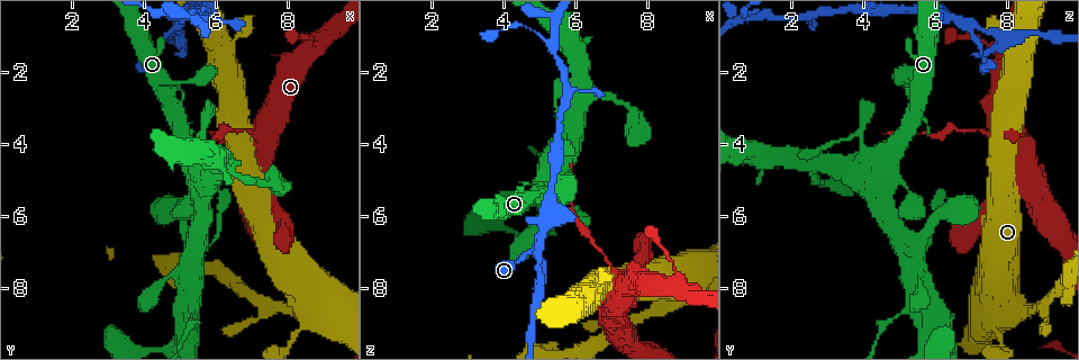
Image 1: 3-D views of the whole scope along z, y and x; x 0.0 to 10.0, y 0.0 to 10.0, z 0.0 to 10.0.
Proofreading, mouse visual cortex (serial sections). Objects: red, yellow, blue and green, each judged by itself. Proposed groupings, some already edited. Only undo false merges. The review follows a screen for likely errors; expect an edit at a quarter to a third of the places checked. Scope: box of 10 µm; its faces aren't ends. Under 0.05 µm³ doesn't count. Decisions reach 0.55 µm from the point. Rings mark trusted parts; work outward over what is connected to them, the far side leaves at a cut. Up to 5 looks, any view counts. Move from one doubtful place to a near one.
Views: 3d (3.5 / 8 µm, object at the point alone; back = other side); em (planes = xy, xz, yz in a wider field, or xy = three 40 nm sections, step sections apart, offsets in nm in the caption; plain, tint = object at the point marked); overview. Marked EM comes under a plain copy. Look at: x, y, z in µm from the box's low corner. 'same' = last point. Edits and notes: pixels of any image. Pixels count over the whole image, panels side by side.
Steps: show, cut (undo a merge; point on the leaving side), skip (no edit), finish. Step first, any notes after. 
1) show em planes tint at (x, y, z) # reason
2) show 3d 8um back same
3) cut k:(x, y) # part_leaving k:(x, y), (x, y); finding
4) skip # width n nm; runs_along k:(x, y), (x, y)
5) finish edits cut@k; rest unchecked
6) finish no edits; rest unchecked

show 3d 3.5um at (6.80, 3.65, 7.05) # a narrow waist

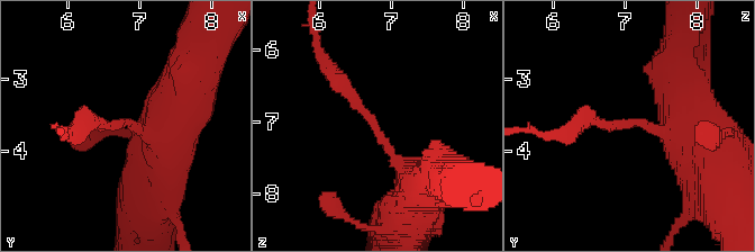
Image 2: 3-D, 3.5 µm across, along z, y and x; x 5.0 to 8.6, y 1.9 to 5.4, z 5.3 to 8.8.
show em xy step 1 tint at (6.80, 3.65, 7.10) # arm_widths 150, 500 nm

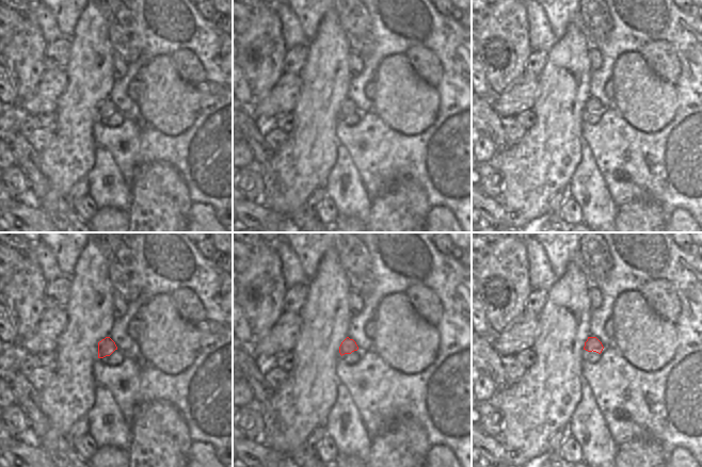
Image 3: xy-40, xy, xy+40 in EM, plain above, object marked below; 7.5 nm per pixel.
cut 2:(352, 92) # width 110 nm; part_leaving 2:(373, 126), (315, 43); two cells meet here

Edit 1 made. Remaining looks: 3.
show 3d 3.5um at (4.85, 0.80, 6.95) # two arms in line, one across

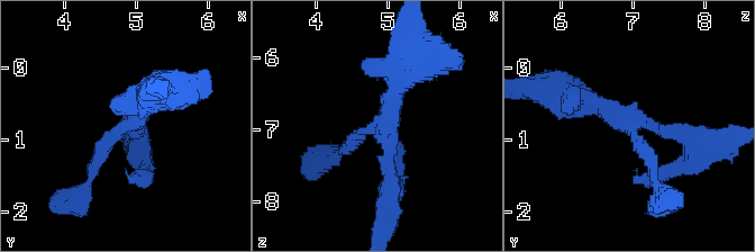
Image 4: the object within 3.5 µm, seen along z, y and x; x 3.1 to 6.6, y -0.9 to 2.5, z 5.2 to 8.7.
show em planes tint at (4.85, 0.80, 6.95) # arms 3; arm_widths 150, 200, 300 nm; shape alone is not enough

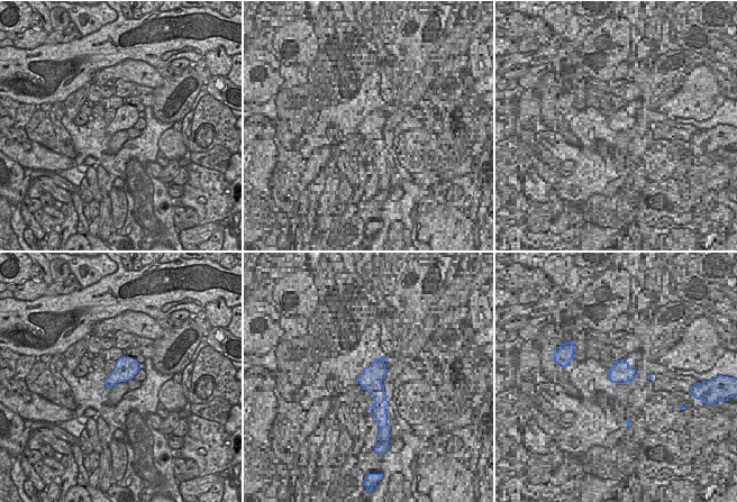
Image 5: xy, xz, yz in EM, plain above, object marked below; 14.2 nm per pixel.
show em xy step 3 tint same # cut it another way

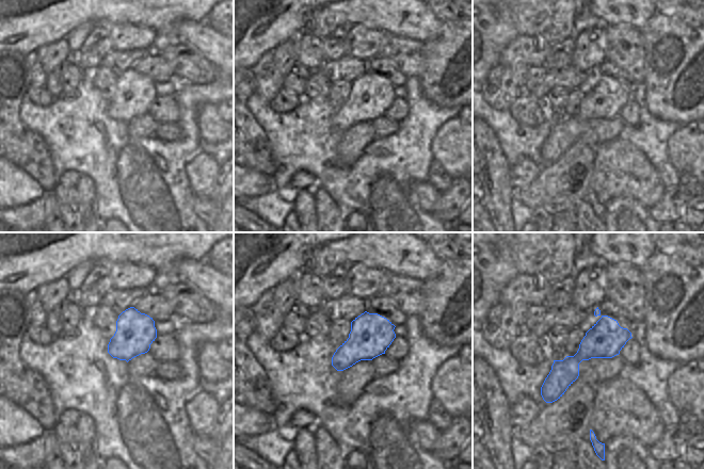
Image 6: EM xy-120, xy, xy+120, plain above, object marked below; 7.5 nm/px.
skip # runs_along 4:(656, 180), (622, 118), (567, 100); one cell here

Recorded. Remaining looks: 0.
finish edits cut@2; rest unchecked

